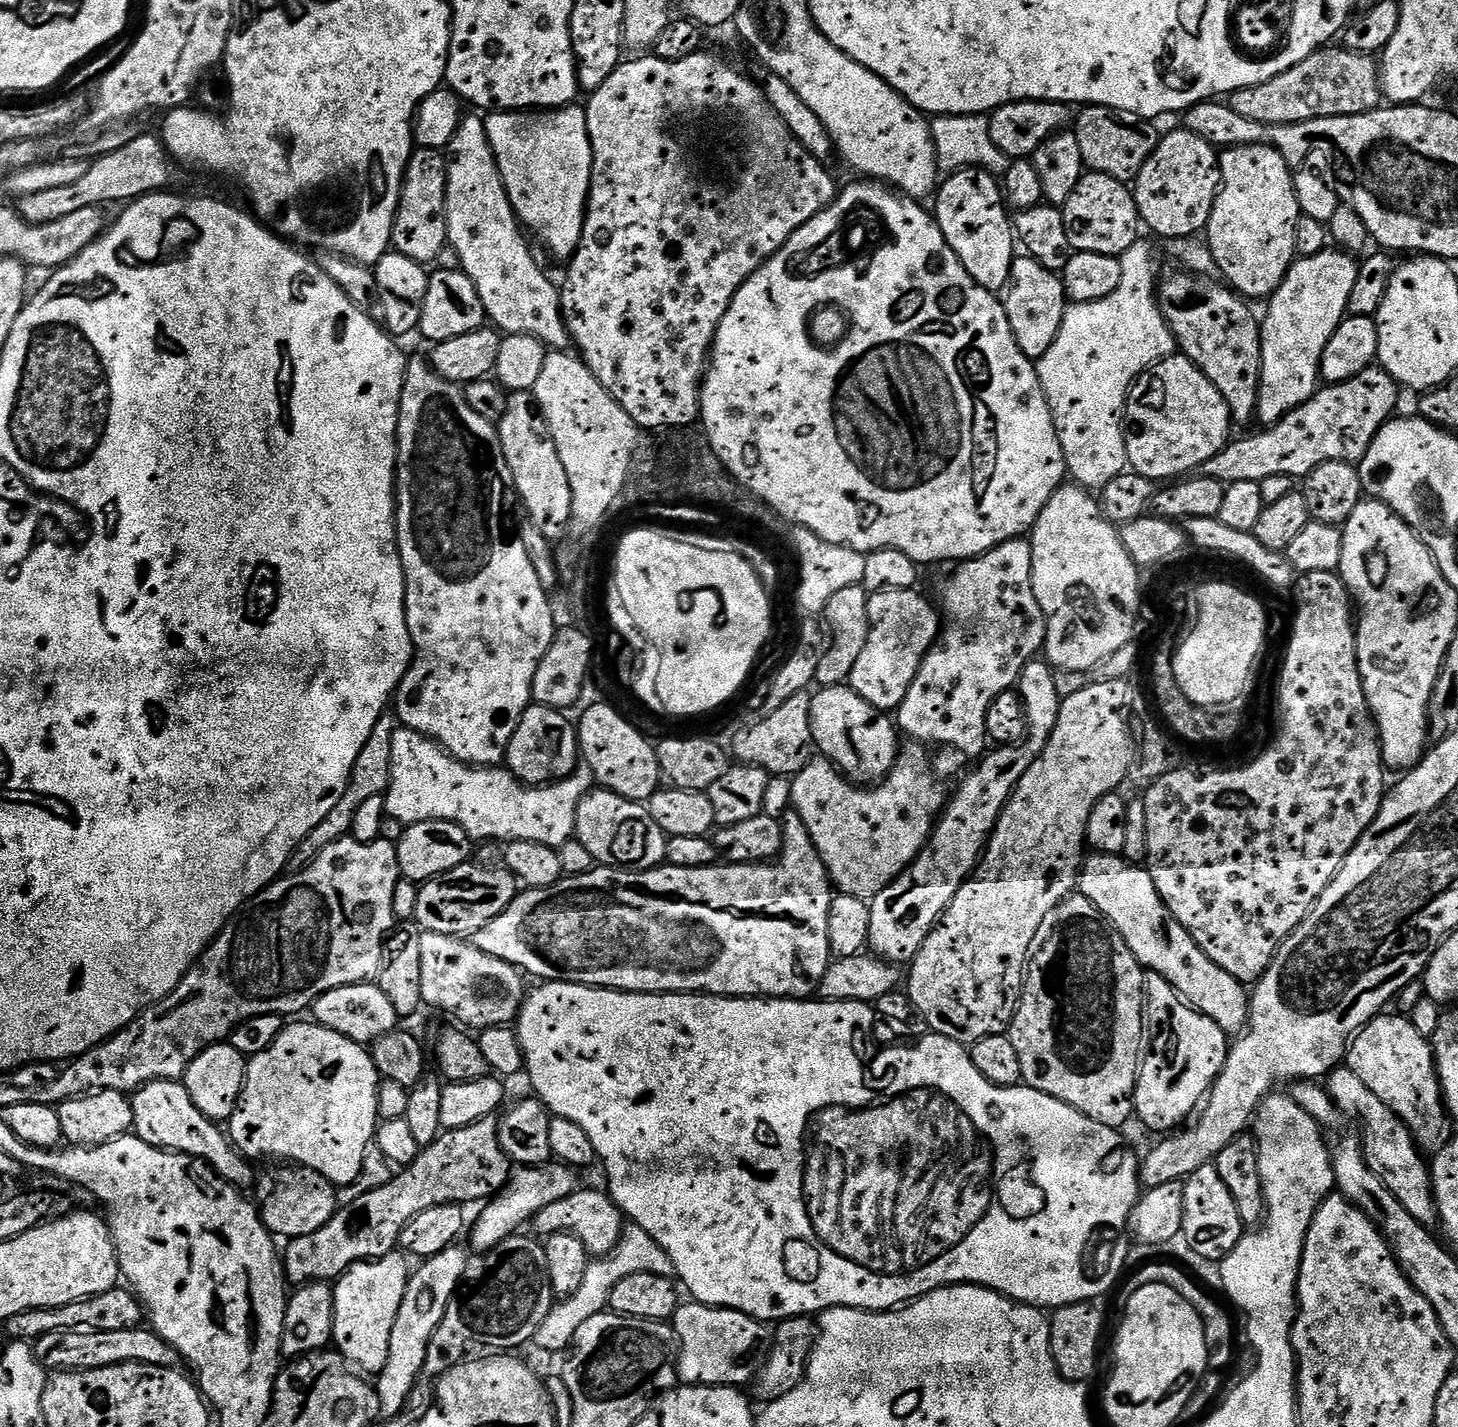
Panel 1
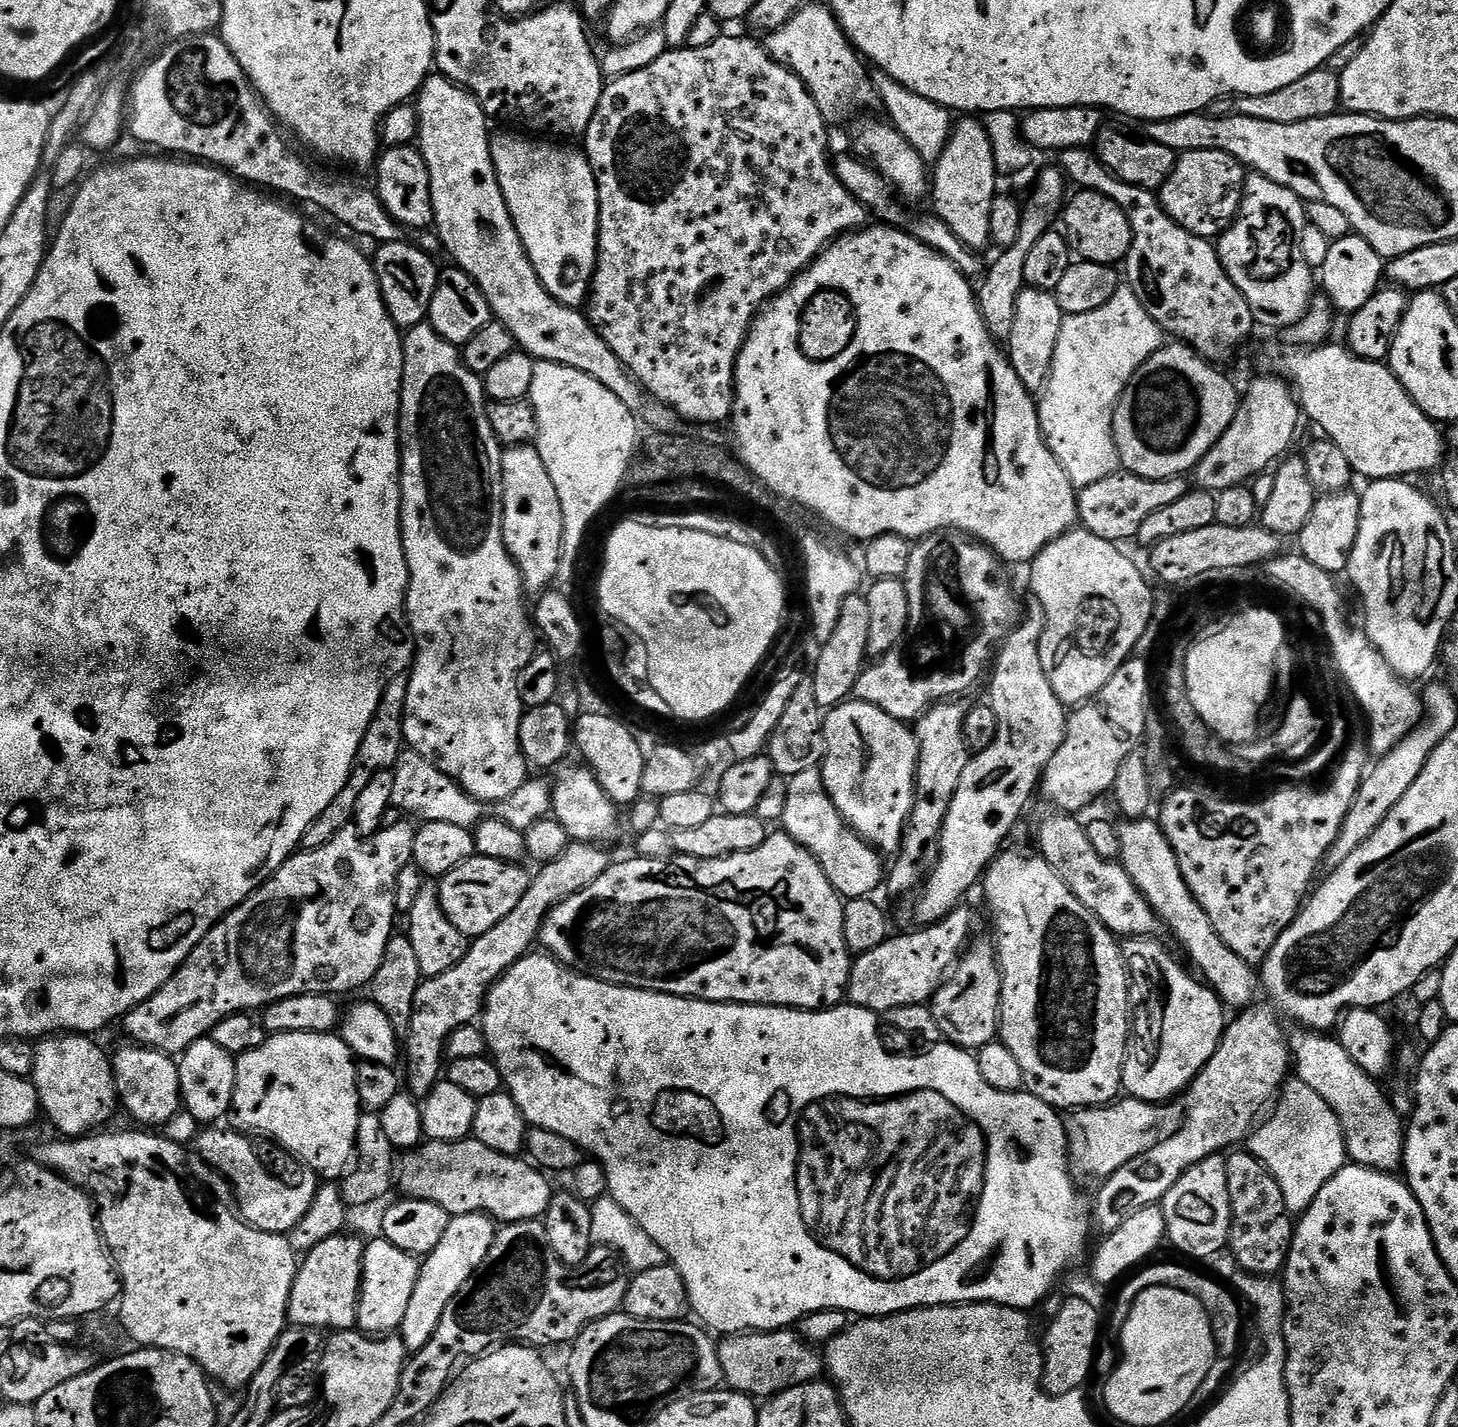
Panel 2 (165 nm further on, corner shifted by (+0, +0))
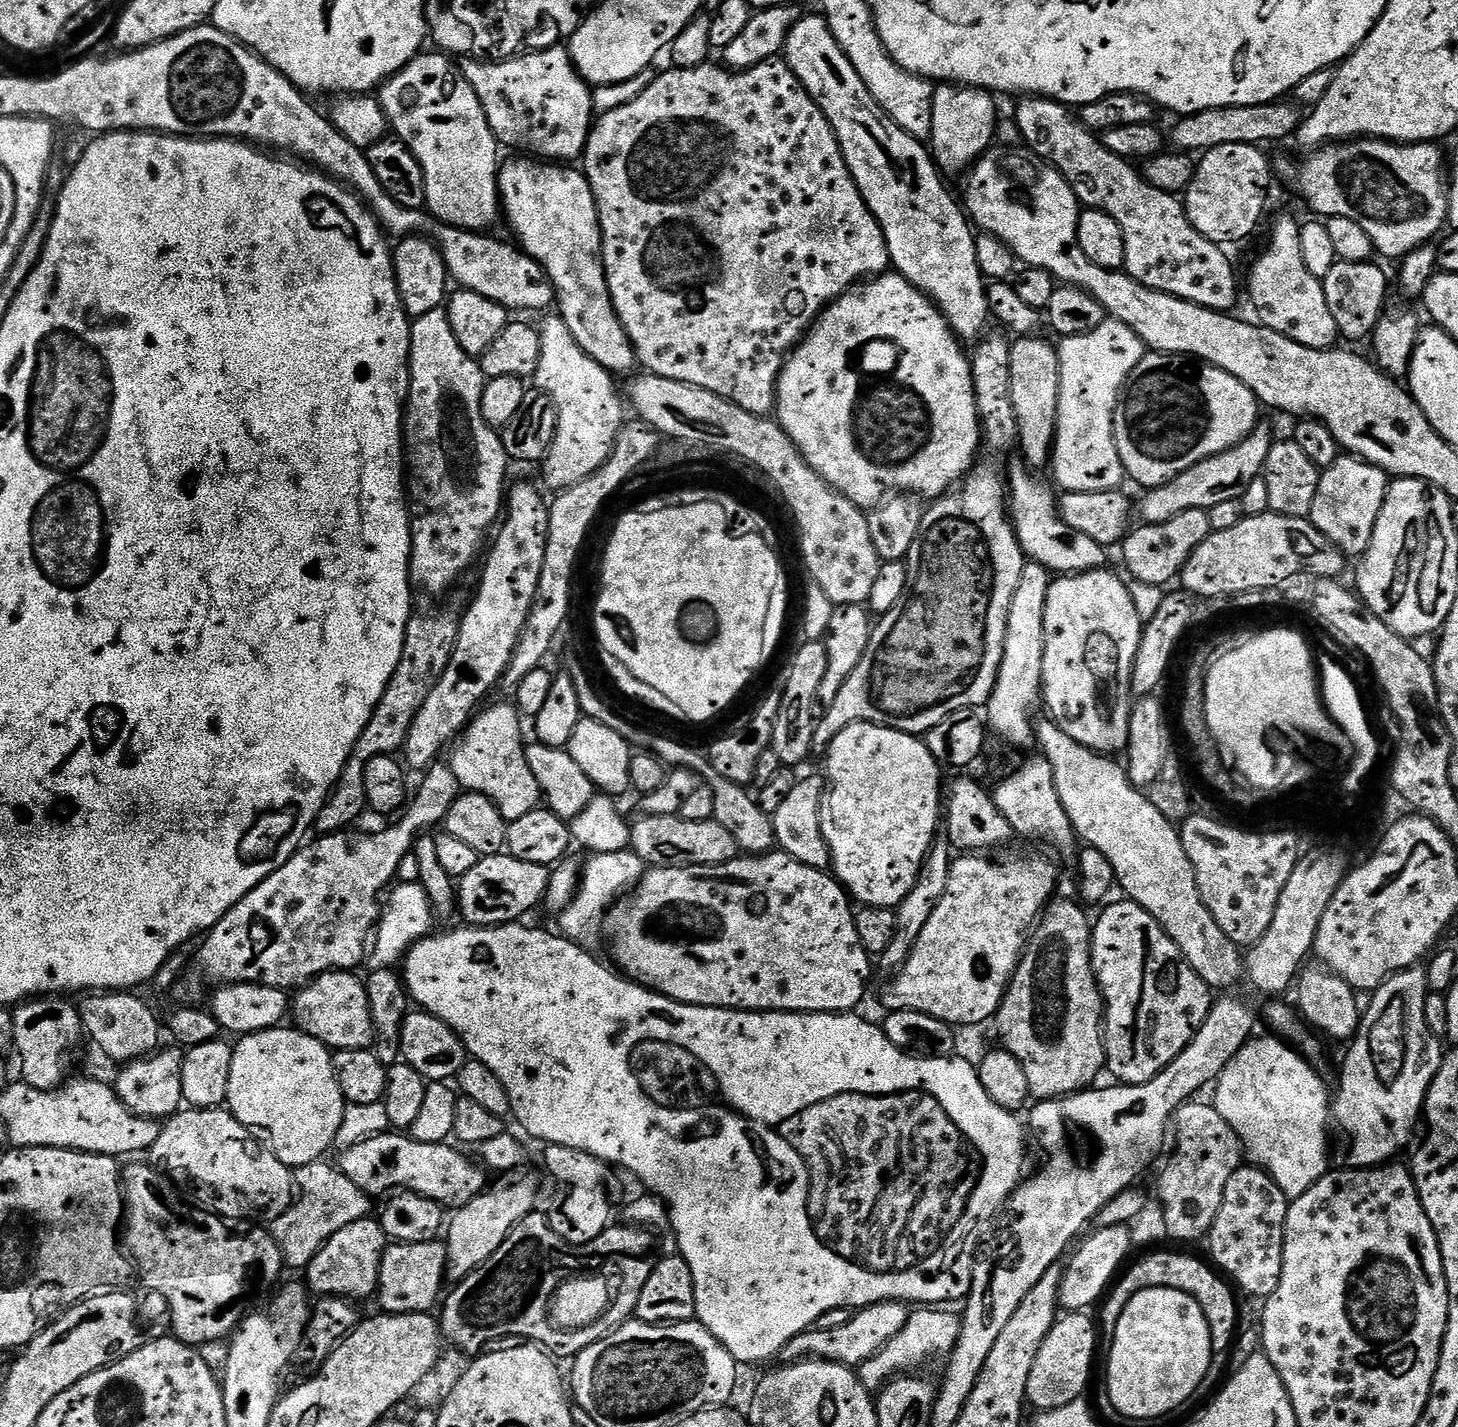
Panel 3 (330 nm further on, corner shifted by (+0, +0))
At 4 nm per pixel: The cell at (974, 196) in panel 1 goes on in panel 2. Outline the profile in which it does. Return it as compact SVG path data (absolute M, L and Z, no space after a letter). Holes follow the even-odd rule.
M960 118L955 121L946 150L942 150L942 158L936 160L930 176L930 208L946 222L946 226L950 226L950 230L954 230L954 234L958 234L958 239L967 248L984 250L992 244L990 208L998 194L998 173L988 129L976 120L979 119Z

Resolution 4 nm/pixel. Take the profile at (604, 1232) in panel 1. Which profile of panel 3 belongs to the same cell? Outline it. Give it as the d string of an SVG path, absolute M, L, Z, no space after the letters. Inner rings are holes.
M389 1130L366 1142L358 1142L358 1146L343 1149L339 1153L338 1167L346 1178L350 1178L350 1182L354 1182L354 1186L358 1186L358 1190L370 1197L383 1197L393 1190L417 1192L445 1209L455 1210L466 1206L485 1191L486 1172L475 1159L467 1160L459 1152L459 1147L451 1148L450 1145L448 1142L418 1142L411 1135Z

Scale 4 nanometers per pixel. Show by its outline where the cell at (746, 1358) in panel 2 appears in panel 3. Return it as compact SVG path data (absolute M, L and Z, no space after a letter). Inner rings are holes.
M898 1300L872 1304L868 1308L859 1309L844 1326L837 1326L830 1330L817 1327L815 1330L790 1338L790 1342L786 1342L786 1346L780 1352L779 1359L784 1364L798 1364L802 1360L815 1358L844 1364L853 1370L859 1369L860 1365L874 1358L874 1354L881 1352L890 1340L902 1331L909 1315L909 1305Z

